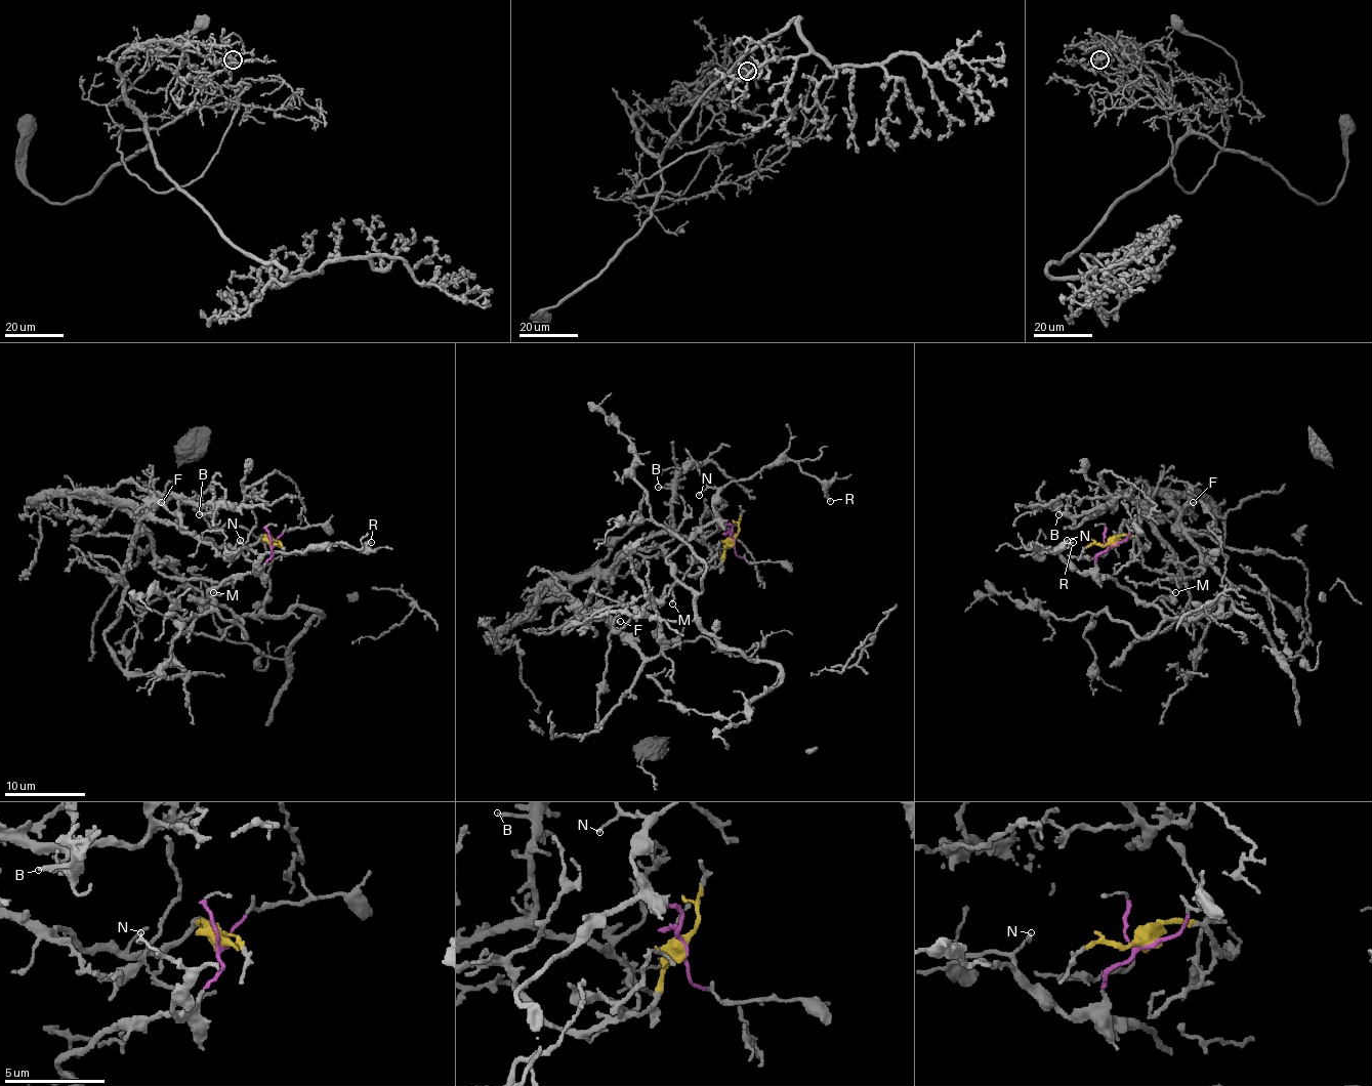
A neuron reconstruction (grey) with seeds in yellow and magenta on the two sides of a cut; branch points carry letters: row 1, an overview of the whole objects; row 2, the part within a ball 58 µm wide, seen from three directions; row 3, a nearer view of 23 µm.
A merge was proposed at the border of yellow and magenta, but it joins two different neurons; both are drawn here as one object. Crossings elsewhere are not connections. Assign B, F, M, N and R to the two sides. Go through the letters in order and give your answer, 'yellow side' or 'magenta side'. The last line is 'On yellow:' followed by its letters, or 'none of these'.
B: yellow side
F: yellow side
M: yellow side
N: magenta side
R: magenta side
On yellow: B, F, M

